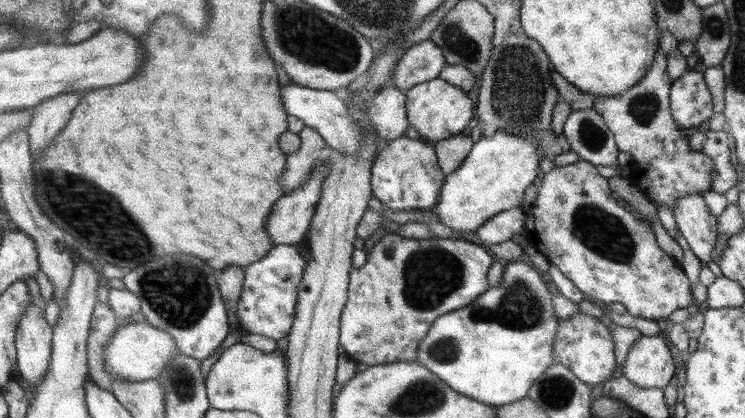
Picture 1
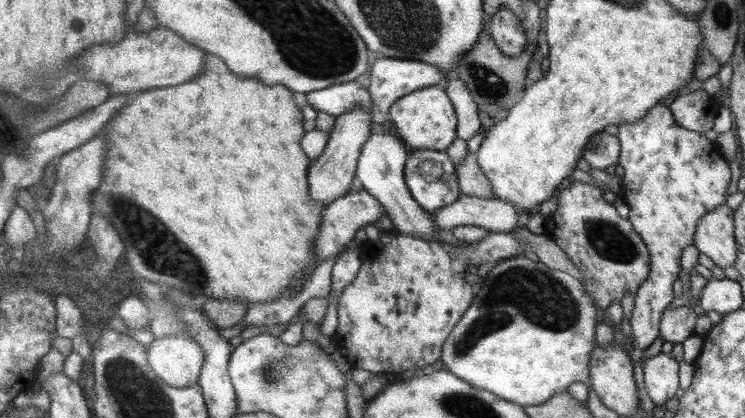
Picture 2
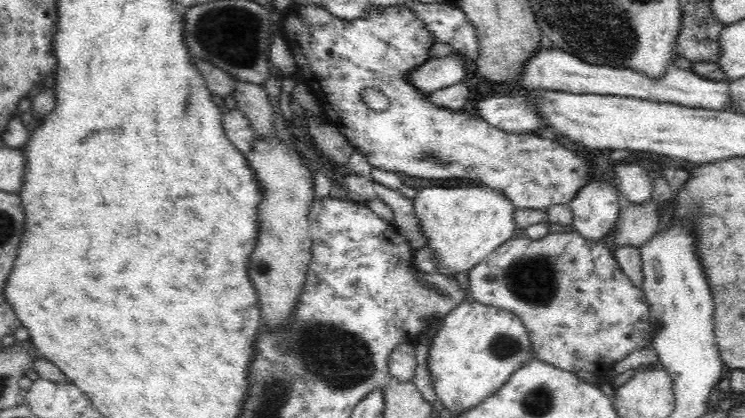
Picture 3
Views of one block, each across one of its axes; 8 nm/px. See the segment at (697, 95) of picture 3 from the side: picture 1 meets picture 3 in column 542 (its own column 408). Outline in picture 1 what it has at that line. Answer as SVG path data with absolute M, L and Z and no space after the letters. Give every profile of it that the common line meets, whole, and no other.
M428 39L414 44L403 52L396 68L393 70L392 84L402 91L438 78L447 65L444 54L434 41Z

